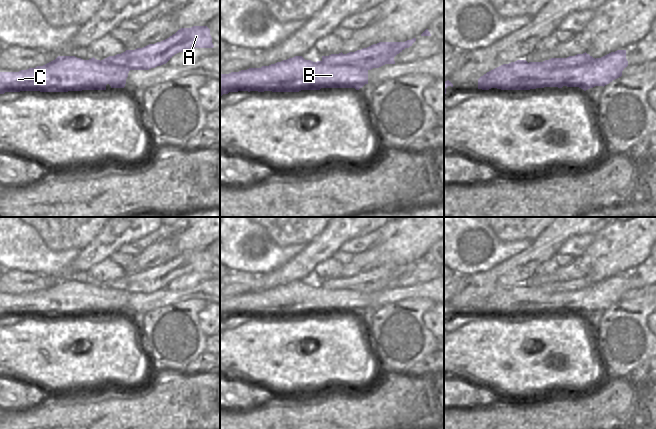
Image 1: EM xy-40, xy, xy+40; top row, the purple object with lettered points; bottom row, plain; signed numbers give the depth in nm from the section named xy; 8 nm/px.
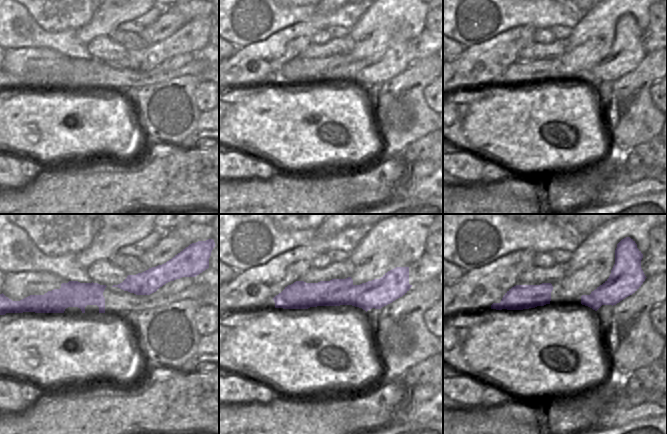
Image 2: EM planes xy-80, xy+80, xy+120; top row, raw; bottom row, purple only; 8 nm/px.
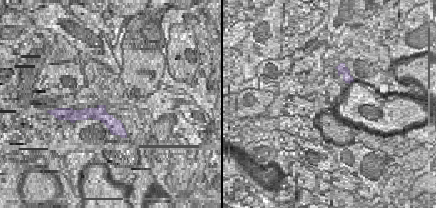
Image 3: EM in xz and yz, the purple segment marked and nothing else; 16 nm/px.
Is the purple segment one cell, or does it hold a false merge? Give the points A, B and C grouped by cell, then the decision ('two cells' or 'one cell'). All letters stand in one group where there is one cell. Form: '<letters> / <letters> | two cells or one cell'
A / B C | two cells

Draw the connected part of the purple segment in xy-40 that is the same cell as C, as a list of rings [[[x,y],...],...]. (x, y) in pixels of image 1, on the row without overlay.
[[[58,280],[55,284],[43,290],[37,290],[35,292],[21,294],[19,296],[0,296],[0,318],[4,318],[5,316],[20,316],[20,315],[68,316],[68,315],[82,315],[82,314],[106,314],[107,308],[109,308],[111,312],[124,312],[129,295],[130,293],[125,290],[115,290],[113,288],[109,288],[107,286],[102,286],[100,284],[97,284],[94,281],[89,284],[83,284],[75,280]]]

